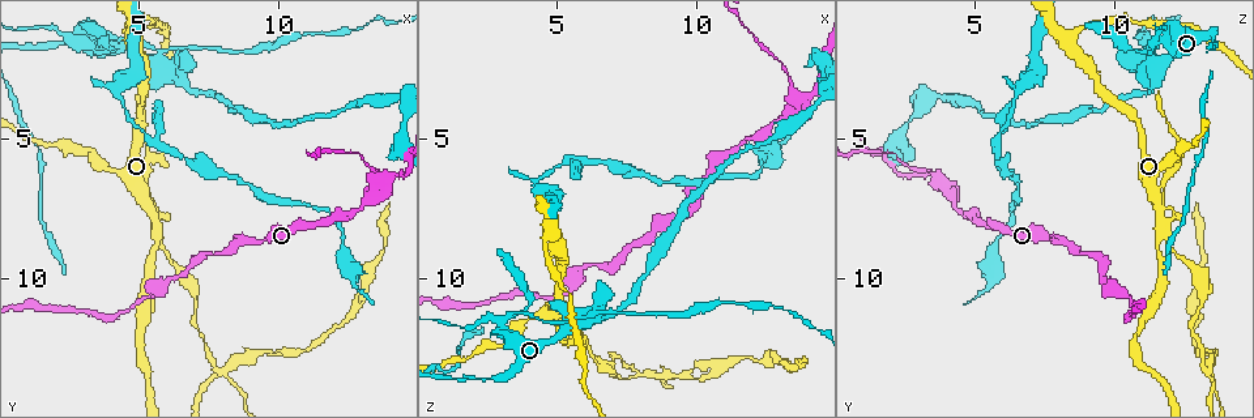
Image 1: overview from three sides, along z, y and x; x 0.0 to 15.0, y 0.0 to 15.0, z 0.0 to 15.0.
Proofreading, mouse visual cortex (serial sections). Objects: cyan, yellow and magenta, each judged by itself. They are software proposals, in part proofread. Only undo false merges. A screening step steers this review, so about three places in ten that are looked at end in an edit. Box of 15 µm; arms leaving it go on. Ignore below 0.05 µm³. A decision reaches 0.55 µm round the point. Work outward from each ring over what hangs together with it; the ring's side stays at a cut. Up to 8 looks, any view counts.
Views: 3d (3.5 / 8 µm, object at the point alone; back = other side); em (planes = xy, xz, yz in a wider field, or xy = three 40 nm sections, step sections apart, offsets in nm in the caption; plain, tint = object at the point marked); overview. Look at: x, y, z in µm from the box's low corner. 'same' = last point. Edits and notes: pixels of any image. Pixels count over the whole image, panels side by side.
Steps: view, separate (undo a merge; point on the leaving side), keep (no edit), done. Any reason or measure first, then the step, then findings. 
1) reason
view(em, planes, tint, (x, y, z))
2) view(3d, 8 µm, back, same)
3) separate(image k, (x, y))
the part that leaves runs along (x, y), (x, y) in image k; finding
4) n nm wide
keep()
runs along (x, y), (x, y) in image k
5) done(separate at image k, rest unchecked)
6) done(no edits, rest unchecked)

two arms in line, one across
view(3d, 8 µm, (3.0, 1.4, 11.6))

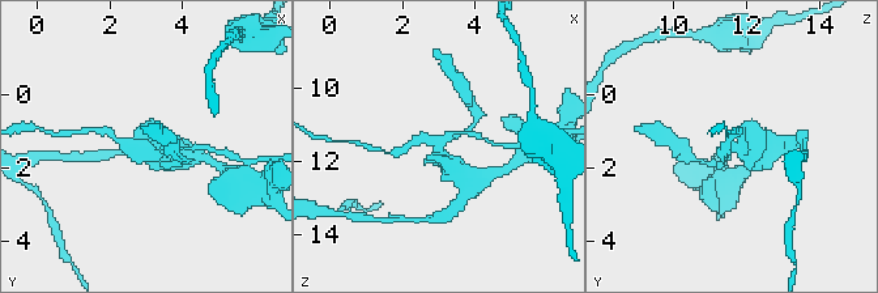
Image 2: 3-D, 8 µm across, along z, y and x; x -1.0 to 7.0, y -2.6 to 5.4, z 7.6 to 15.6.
shape alone is not enough
view(em, planes, tint, (3.1, 1.5, 11.4))

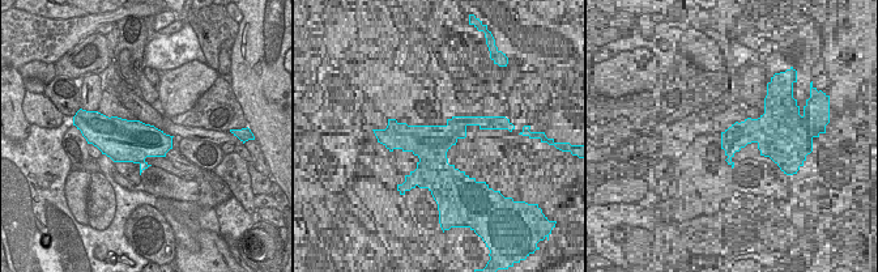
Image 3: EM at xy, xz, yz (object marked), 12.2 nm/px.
500 nm wide
separate(image 2, (416, 139))
the part that leaves runs along (440, 149), (447, 136), (465, 132), (476, 120) in image 2; two cells meet here

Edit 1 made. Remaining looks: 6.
redraw
view(overview)

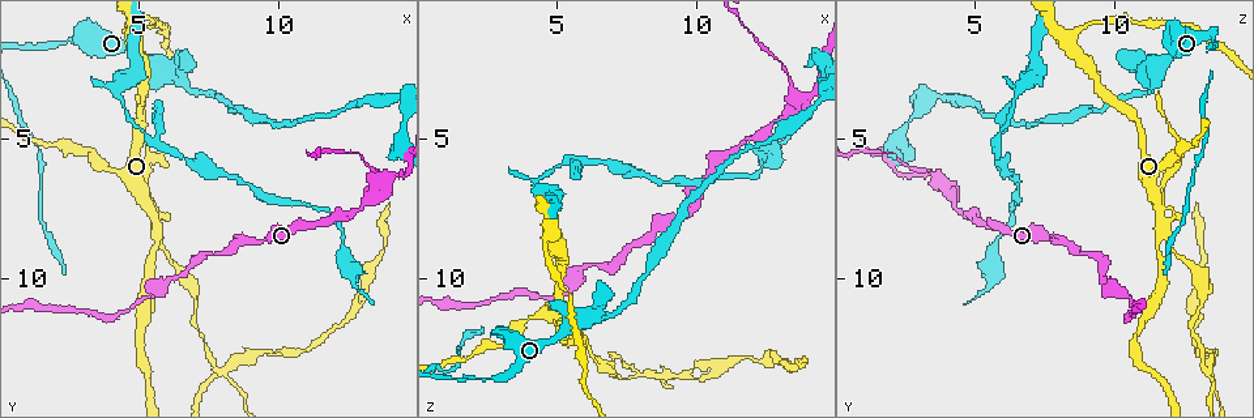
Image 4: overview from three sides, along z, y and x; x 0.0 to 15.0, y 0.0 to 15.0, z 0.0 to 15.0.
calibre changes
view(3d, 3.5 µm, (2.9, 1.4, 13.5))

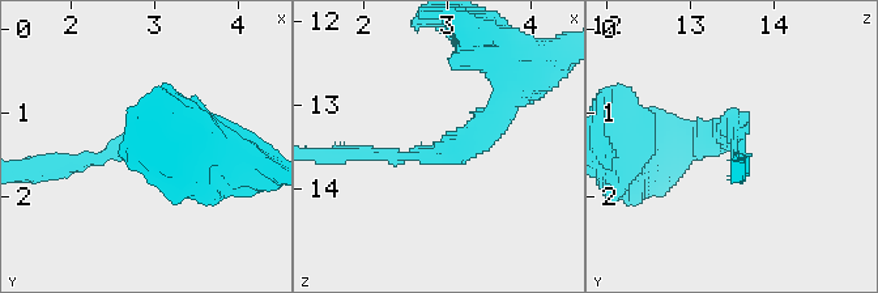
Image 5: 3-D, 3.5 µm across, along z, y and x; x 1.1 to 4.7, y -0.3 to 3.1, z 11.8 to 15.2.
arms of 200, 350 nm
view(em, xy, step 2, tint, (2.85, 1.30, 13.55))

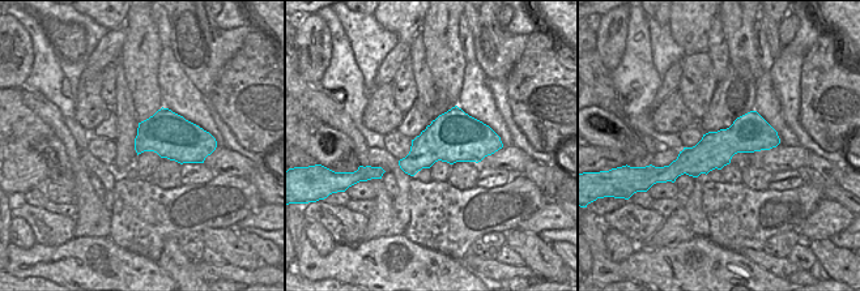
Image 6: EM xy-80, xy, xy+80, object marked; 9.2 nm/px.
480 nm wide
keep()
runs along (507, 109), (451, 149), (354, 153) in image 5; one cell here

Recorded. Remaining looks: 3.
view(em, xy, step 2, tint, (5.5, 2.2, 11.7))

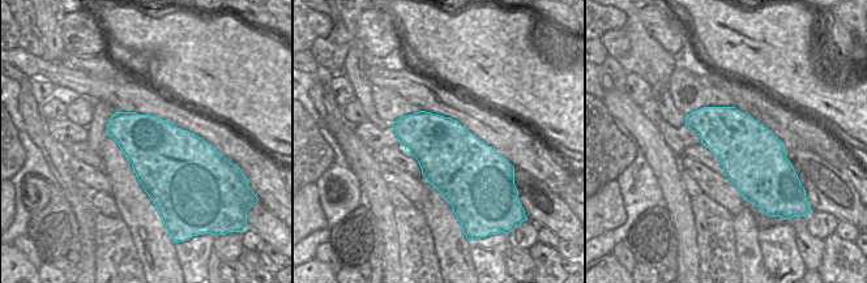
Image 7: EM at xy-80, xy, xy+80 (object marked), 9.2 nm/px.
wider look
view(3d, 3.5 µm, back, same)

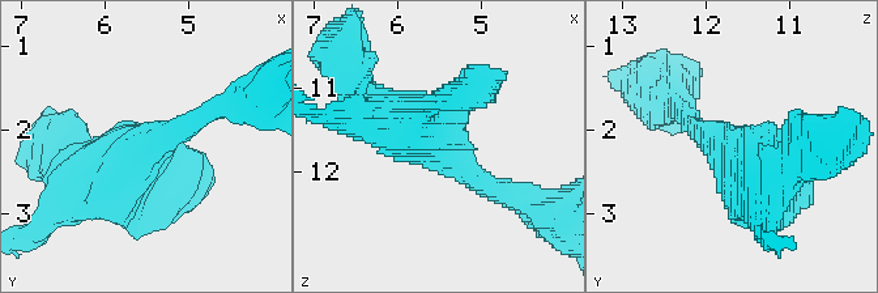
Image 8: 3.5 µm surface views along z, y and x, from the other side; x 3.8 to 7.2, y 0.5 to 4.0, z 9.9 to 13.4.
keep()
runs along (178, 128), (50, 217) in image 8; continuous, no second cell

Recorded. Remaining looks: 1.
done(separate at image 2, rest unchecked)

